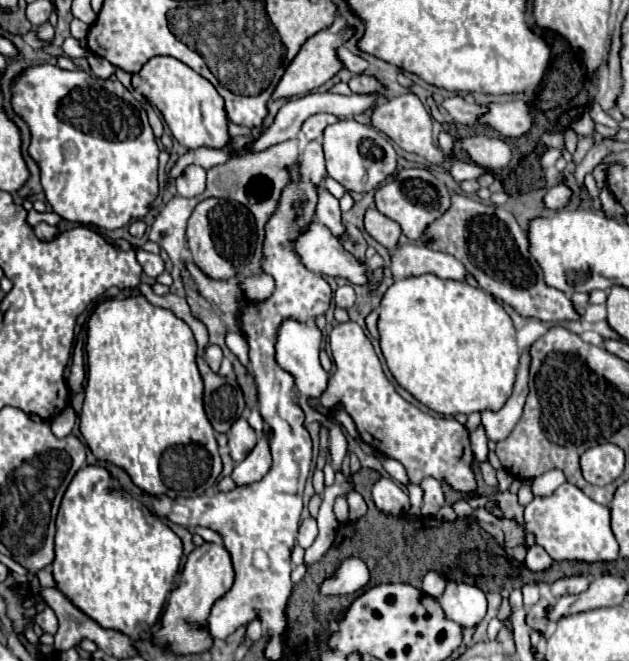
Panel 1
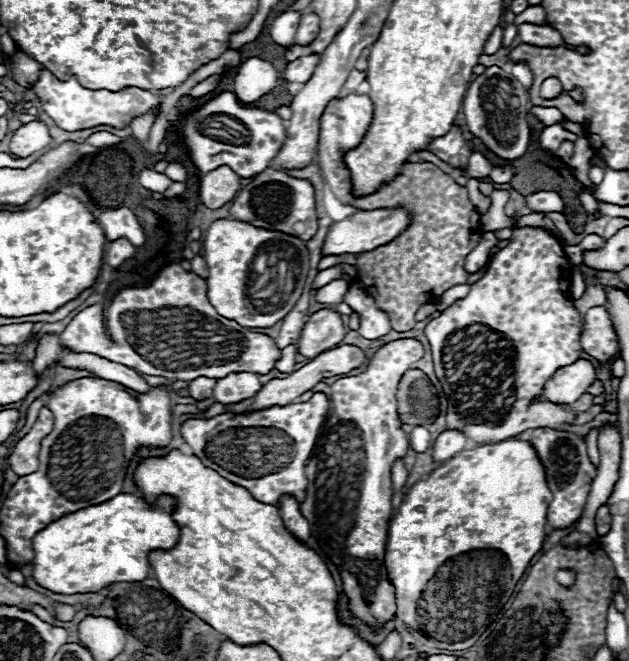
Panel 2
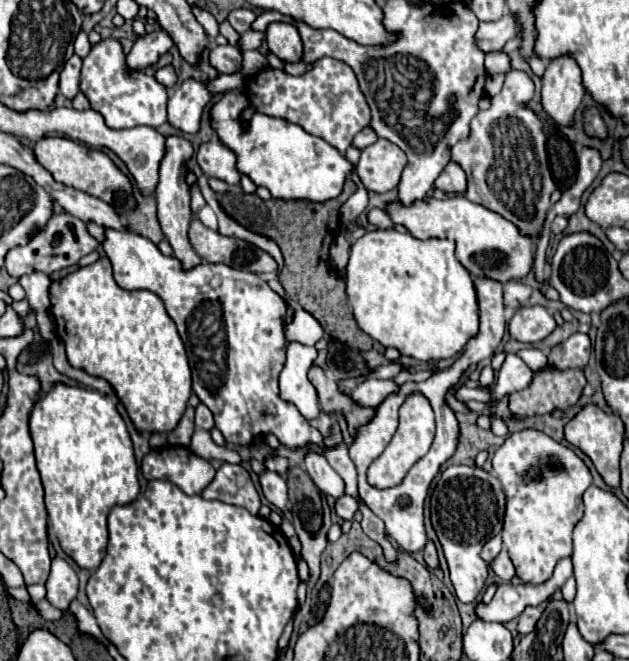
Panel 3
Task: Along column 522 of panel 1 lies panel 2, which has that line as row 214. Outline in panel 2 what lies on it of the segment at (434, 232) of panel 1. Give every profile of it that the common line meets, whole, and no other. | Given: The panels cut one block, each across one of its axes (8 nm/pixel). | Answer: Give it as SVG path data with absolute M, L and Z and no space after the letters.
M268 166L250 184L246 184L232 200L230 218L252 222L254 226L266 230L280 230L298 236L300 240L310 240L318 230L314 186L310 184L310 180L292 178L286 172Z

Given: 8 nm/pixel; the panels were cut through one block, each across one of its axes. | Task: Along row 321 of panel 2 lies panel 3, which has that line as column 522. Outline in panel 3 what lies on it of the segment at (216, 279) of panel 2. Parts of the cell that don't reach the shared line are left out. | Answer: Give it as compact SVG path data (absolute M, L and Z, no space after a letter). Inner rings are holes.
M464 194L448 196L444 200L428 198L414 202L412 206L402 206L400 202L392 202L388 206L388 214L394 224L402 224L408 232L420 240L426 238L448 238L456 242L456 258L474 278L492 278L500 284L510 280L522 280L534 264L534 242L528 234L520 234L518 226L500 218L500 214L488 210L486 206L470 202ZM490 252L498 252L500 256L486 256Z

